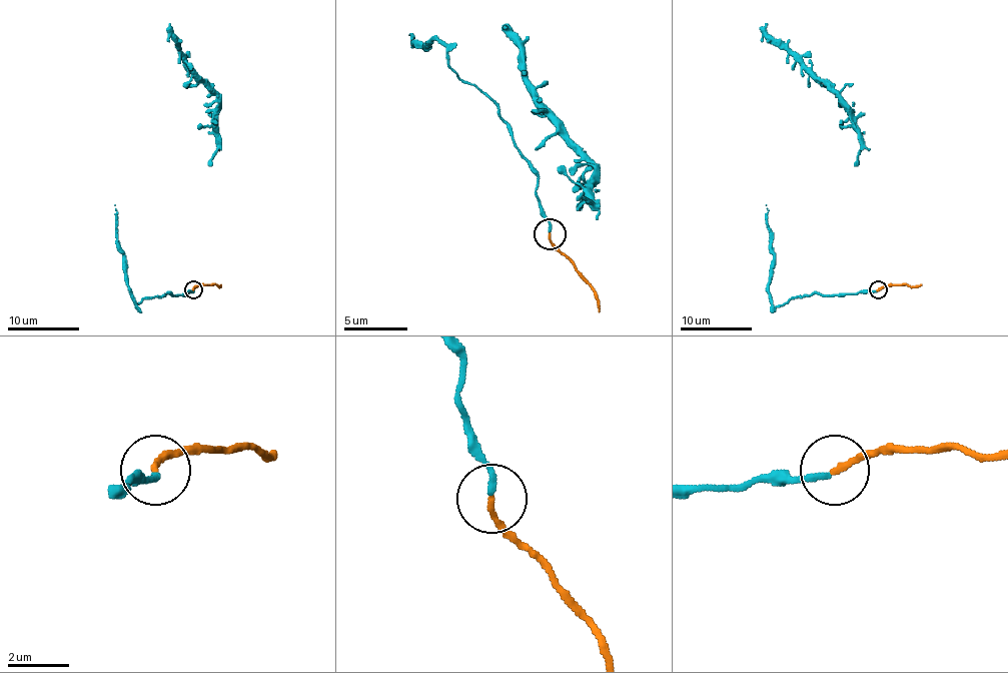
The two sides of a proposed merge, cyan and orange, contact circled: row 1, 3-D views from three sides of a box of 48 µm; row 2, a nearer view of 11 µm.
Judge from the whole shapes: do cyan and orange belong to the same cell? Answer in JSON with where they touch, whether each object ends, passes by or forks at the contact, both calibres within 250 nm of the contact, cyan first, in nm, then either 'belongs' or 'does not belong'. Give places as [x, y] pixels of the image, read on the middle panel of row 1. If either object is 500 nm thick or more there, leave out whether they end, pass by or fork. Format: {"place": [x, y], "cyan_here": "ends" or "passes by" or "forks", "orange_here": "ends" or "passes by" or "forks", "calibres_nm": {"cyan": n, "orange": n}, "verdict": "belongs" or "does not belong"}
{"place": [550, 234], "cyan_here": "ends", "orange_here": "ends", "calibres_nm": {"cyan": 190, "orange": 200}, "verdict": "belongs"}

